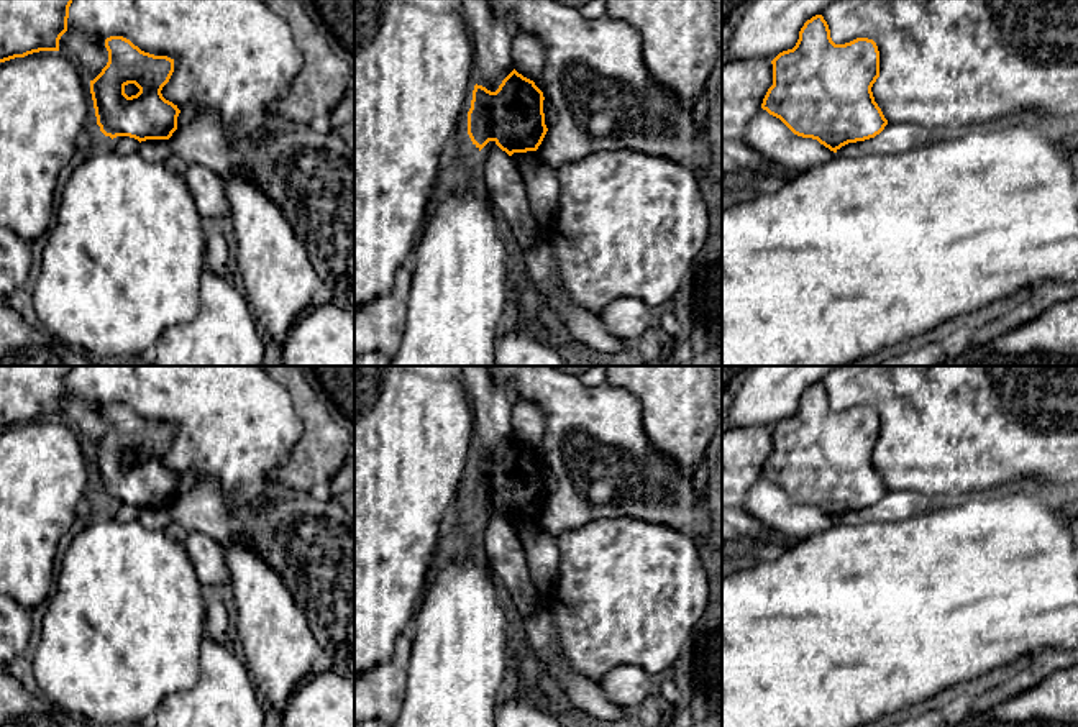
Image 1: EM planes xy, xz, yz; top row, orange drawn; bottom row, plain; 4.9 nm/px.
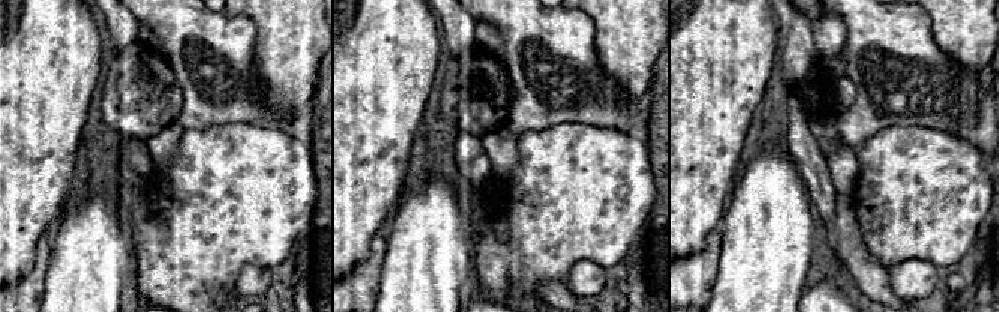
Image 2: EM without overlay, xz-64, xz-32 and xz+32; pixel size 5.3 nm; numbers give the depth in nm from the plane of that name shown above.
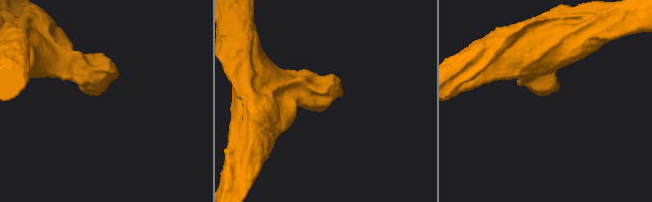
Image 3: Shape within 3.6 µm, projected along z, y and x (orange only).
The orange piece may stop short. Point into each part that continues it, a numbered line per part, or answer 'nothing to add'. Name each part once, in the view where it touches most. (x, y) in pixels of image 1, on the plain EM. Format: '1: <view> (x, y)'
nothing to add

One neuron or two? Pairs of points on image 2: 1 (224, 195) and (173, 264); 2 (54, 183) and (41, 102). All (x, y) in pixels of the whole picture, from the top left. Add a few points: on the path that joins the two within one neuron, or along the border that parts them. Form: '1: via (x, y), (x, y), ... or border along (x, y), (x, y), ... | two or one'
1: via (210, 212), (194, 228), (189, 248) | one
2: via (41, 164), (41, 122) | one

